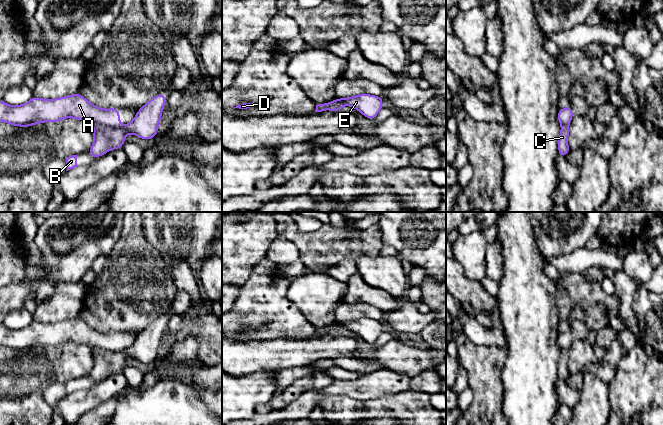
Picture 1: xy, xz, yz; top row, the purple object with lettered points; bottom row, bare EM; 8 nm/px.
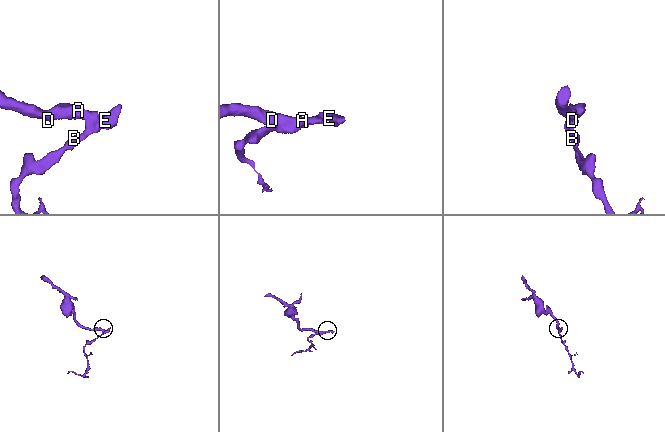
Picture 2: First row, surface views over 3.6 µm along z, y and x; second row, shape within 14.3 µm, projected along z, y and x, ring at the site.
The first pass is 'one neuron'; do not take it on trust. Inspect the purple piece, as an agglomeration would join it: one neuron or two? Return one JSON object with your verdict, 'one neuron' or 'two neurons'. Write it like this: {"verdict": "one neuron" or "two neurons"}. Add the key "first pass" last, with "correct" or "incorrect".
{"verdict": "two neurons", "first pass": "incorrect"}

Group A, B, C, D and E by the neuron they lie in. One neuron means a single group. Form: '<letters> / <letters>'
A D / B C E

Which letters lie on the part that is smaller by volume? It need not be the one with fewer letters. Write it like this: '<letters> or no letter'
B, C, E

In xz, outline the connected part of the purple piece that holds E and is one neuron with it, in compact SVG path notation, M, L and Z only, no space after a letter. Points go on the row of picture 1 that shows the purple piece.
M359 94L352 97L336 98L340 102L357 109L364 117L374 120L383 108L383 97Z

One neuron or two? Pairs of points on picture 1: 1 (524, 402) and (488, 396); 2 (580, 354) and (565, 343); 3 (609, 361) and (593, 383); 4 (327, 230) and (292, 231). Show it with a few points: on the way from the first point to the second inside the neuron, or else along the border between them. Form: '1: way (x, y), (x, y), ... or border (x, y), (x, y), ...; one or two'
1: border (500, 376), (503, 388), (502, 411), (505, 414); two
2: border (585, 339), (574, 339), (568, 348); two
3: border (585, 370), (594, 372), (607, 384); two
4: way (318, 237), (301, 237); one

